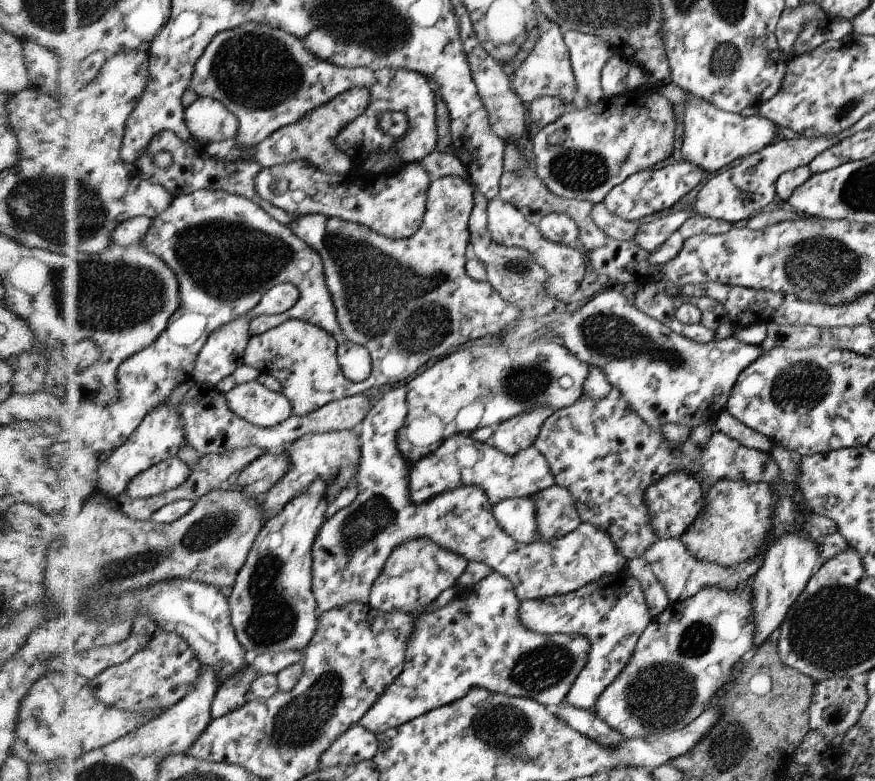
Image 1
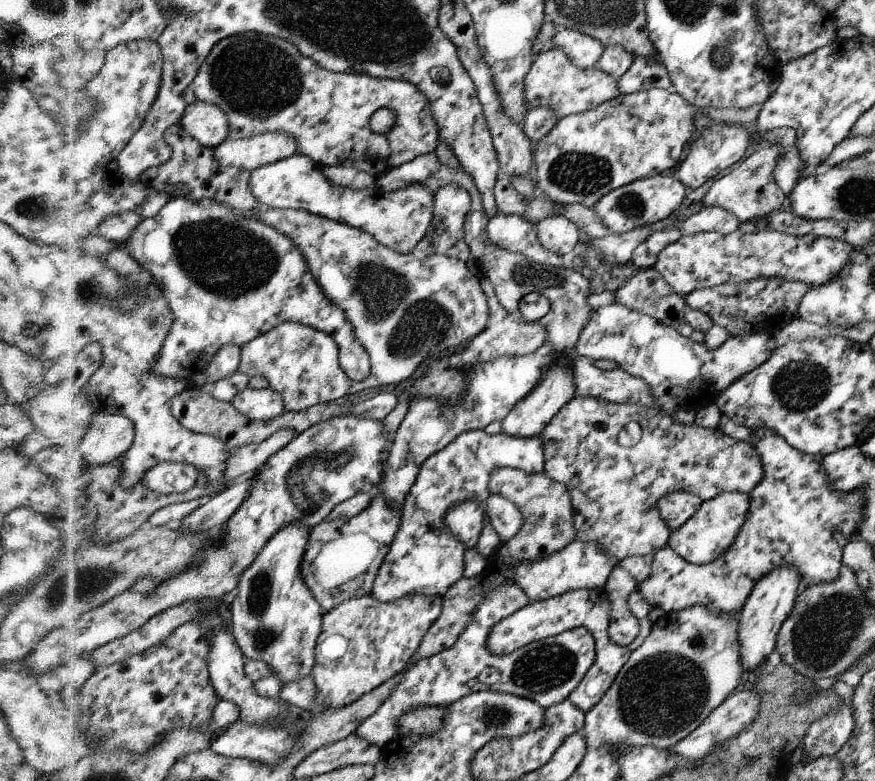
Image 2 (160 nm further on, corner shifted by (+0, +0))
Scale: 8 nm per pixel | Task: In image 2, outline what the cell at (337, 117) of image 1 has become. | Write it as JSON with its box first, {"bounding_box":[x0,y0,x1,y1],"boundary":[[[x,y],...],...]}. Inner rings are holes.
{"bounding_box":[215,132,299,172],"boundary":[[[287,132],[266,133],[247,139],[228,138],[215,149],[215,158],[221,166],[246,169],[251,172],[263,166],[280,162],[299,153],[297,138]]]}

